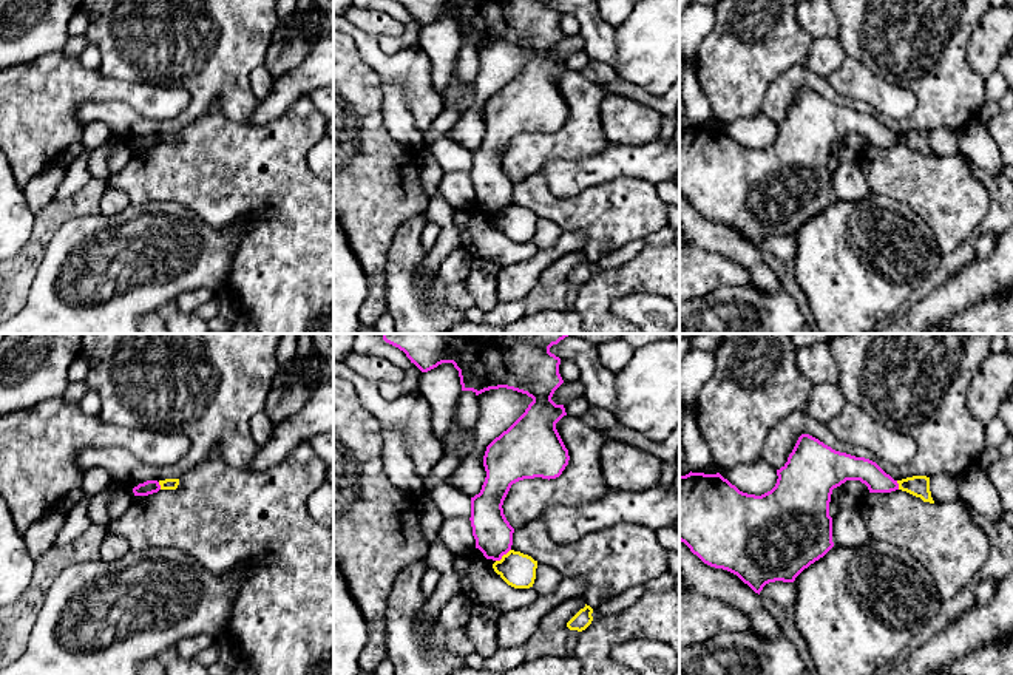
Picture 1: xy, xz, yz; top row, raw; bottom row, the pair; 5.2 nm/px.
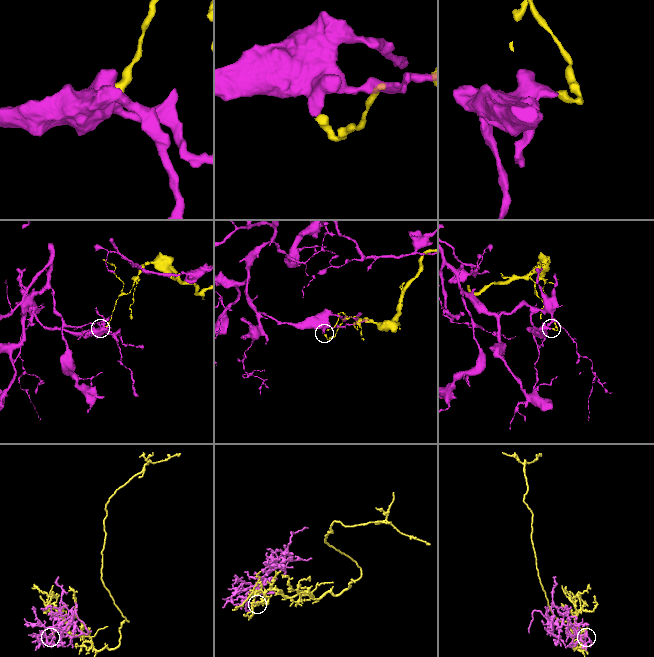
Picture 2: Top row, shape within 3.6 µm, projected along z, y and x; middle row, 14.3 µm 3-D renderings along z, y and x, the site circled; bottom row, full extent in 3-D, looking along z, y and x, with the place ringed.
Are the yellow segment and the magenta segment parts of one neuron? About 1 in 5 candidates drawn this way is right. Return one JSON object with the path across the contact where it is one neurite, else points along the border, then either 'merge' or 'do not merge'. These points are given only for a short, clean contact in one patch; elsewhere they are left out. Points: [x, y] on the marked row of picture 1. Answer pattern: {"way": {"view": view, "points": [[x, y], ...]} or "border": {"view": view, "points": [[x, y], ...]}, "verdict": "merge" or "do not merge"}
{"border": {"view": "xz", "points": [[510, 549], [496, 561]]}, "verdict": "do not merge"}

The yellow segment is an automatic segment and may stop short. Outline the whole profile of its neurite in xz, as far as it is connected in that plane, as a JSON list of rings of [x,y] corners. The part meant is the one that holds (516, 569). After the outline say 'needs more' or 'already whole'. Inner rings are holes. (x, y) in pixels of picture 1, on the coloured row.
[[[510,550],[493,564],[494,572],[514,589],[530,589],[536,579],[537,561],[520,551]]] | already whole

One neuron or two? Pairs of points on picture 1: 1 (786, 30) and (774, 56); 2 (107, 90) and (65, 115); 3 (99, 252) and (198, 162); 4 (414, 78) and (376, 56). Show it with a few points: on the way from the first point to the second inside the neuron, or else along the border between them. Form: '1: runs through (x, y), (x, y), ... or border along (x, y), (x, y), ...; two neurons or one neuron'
1: runs through (780, 36), (774, 42), (774, 50); one neuron
2: runs through (96, 90), (85, 90), (71, 104); one neuron
3: border along (130, 203), (175, 201), (192, 210); two neurons
4: runs through (405, 68), (385, 65); one neuron

